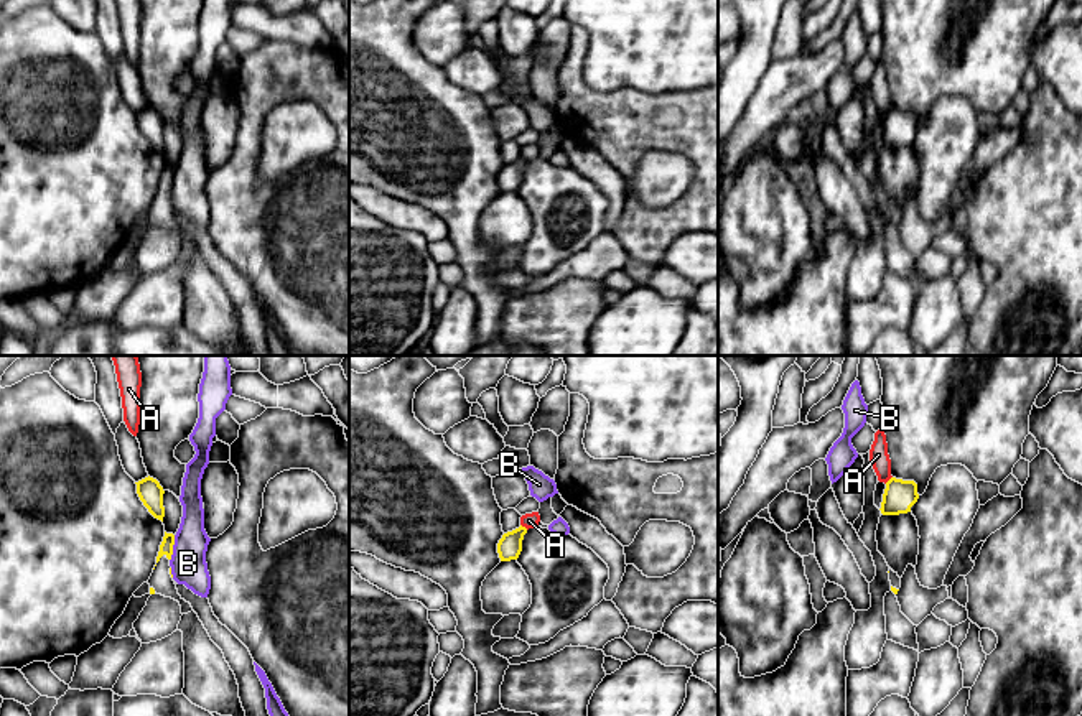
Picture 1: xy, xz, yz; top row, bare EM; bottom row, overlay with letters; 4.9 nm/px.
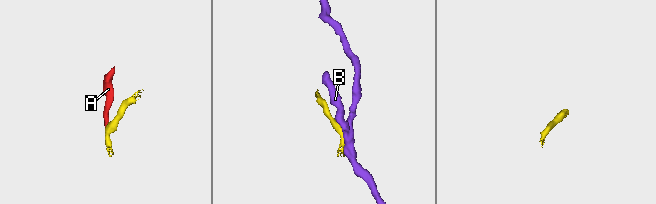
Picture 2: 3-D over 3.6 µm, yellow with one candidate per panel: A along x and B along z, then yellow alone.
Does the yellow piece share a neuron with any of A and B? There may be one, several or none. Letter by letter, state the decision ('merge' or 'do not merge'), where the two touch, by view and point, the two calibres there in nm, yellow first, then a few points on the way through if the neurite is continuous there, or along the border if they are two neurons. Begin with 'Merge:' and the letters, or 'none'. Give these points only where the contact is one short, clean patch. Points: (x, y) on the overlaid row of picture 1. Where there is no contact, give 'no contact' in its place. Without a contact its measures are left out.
Merge: none
A: do not merge | xz (524, 527) | 120/80 nm | along xz (521, 524), (527, 529)
B: do not merge | xy (172, 548) | 60/180 nm | along xy (175, 535), (170, 560)

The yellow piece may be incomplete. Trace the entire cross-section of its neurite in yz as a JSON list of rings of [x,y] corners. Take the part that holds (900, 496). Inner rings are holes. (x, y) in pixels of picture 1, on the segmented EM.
[[[891,477],[886,482],[879,510],[883,515],[907,514],[917,499],[917,484],[914,481]]]

